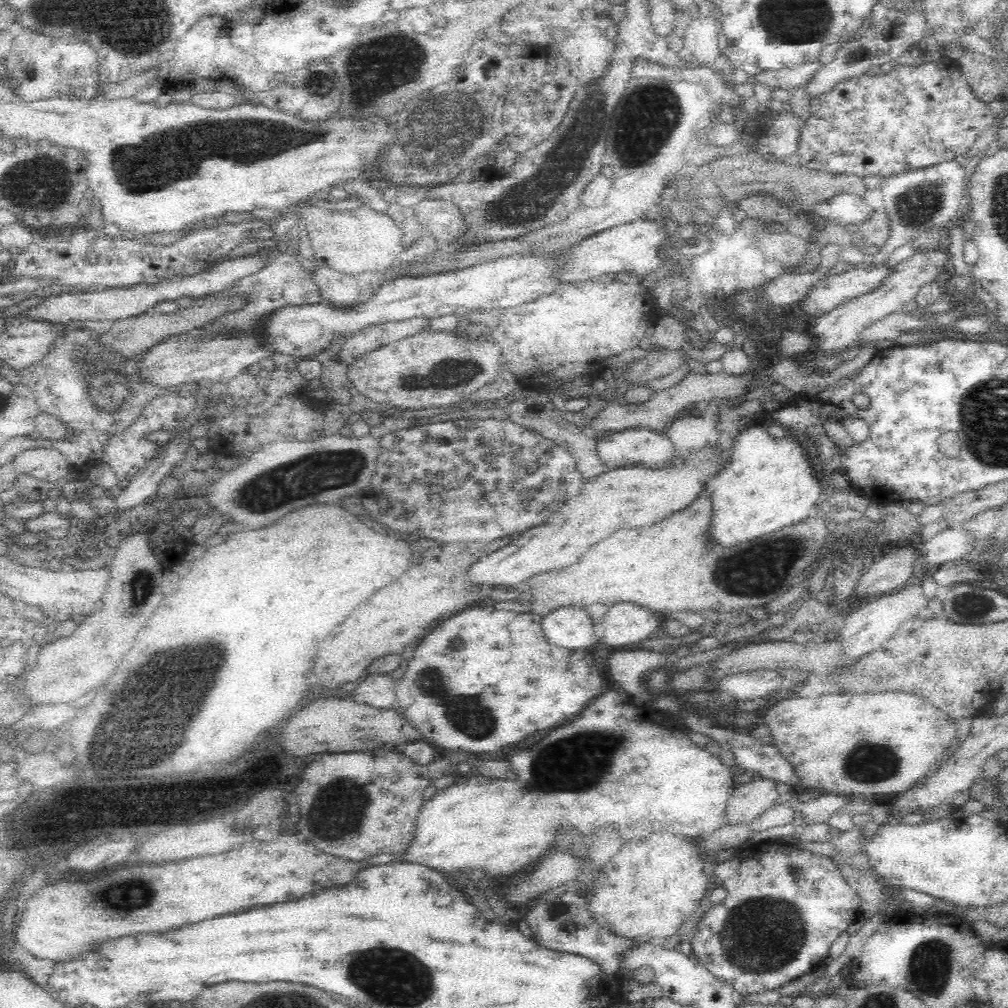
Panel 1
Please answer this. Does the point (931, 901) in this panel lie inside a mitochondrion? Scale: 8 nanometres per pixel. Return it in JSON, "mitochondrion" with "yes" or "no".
{"mitochondrion":"no"}

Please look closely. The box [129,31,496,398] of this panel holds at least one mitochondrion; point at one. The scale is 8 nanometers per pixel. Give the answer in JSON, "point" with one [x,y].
{"point":[439,143]}

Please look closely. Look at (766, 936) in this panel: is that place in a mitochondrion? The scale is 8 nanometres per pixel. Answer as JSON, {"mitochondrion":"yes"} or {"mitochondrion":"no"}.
{"mitochondrion":"yes"}

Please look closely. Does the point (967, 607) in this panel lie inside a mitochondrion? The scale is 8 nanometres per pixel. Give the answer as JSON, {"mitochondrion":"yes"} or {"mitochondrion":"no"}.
{"mitochondrion":"yes"}

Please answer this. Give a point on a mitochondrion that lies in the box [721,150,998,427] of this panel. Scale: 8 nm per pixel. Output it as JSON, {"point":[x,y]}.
{"point":[912,206]}

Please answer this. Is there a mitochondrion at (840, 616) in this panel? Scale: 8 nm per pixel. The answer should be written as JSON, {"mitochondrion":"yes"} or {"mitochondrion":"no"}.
{"mitochondrion":"no"}

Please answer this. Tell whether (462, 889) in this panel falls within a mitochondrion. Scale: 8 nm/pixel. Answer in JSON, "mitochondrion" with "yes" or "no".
{"mitochondrion":"no"}

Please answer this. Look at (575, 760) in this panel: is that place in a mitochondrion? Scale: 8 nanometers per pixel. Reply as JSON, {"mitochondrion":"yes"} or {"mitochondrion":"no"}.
{"mitochondrion":"yes"}

